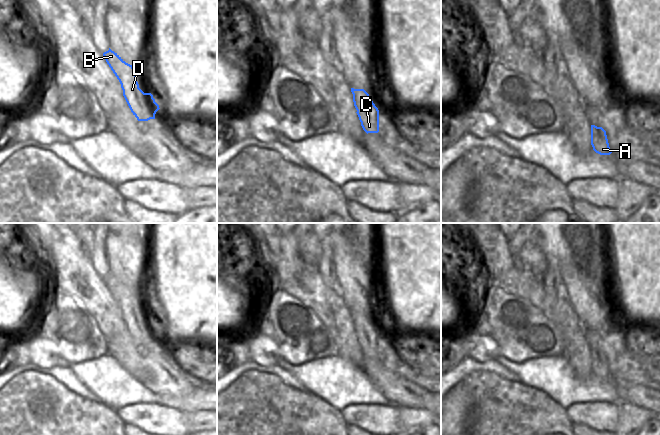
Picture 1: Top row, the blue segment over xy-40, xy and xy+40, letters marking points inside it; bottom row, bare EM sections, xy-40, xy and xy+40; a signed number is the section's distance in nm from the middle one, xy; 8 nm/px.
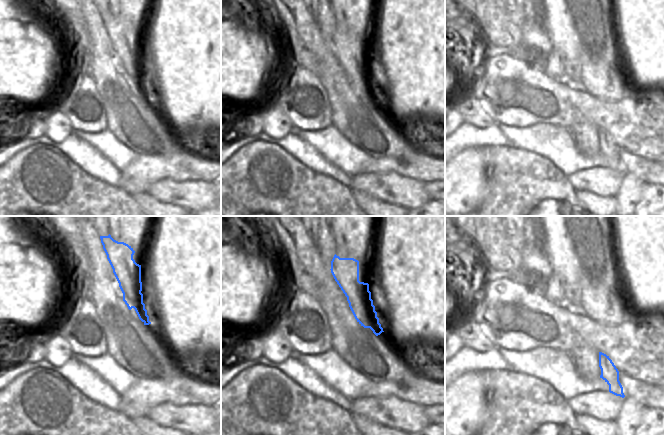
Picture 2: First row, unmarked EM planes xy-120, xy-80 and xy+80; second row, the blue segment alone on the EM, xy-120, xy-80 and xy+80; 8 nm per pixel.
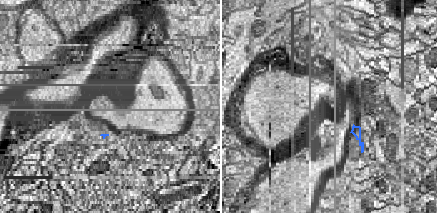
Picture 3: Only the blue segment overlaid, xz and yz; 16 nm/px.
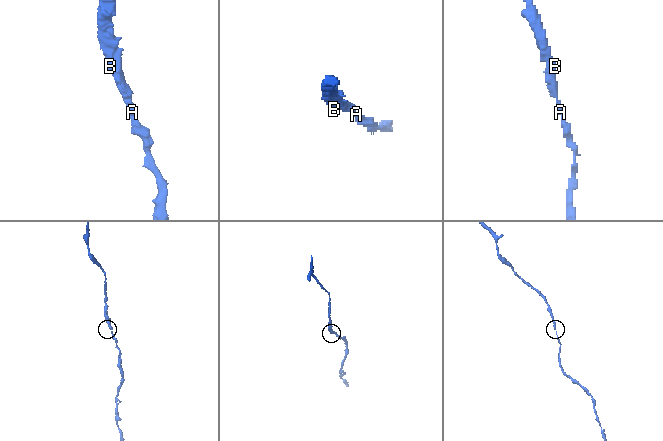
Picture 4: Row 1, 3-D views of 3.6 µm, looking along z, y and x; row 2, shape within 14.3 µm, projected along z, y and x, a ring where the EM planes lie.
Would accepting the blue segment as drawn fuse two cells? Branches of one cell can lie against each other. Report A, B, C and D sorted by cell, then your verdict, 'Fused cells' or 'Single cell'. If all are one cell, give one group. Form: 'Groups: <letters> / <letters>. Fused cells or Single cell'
Groups: A B C D. Single cell

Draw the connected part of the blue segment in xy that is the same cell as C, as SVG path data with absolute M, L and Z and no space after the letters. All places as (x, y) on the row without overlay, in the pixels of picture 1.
M351 312L354 330L363 354L368 357L379 356L379 334L364 313Z

